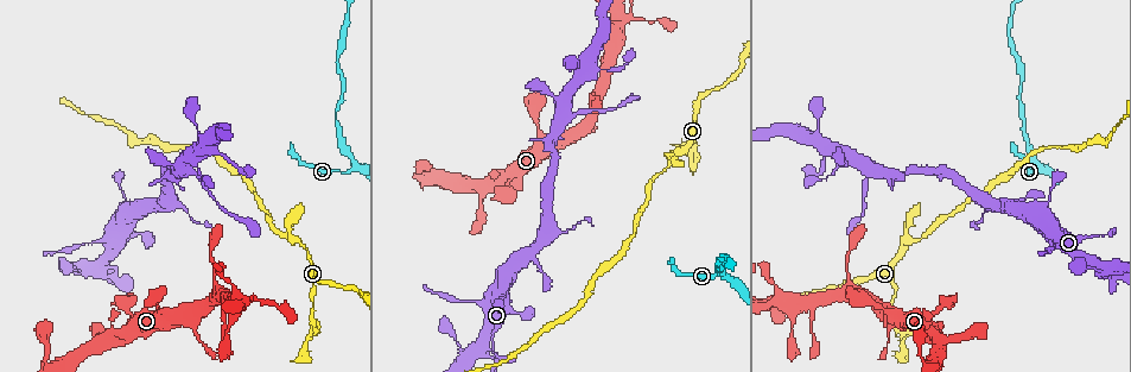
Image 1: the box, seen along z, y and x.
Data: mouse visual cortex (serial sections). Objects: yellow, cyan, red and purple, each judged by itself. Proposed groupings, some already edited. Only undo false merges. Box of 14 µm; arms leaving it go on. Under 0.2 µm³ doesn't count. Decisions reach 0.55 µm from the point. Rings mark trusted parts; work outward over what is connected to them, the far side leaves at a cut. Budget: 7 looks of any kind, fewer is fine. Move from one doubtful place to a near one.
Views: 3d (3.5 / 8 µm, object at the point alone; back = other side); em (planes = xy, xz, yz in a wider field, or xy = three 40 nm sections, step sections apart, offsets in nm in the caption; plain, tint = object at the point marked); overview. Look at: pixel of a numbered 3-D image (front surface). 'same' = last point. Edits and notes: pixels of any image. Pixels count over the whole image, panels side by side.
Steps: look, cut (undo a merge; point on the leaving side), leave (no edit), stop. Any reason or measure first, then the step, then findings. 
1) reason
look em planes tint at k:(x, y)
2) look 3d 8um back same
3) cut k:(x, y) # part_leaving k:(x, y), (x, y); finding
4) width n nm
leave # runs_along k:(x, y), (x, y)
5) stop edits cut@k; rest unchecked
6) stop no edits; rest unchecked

sharp bend
look 3d 3.5um back at 1:(311, 319)

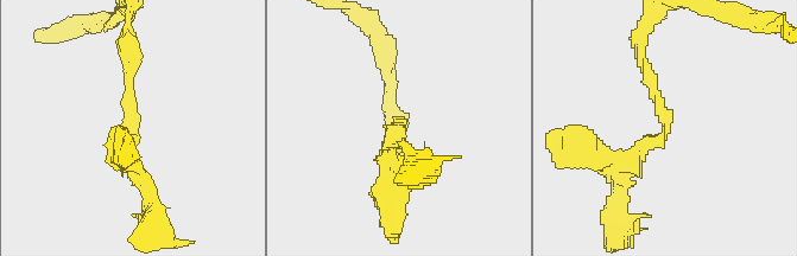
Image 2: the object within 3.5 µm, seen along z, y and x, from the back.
look em xy step 3 tint at 2:(400, 124)

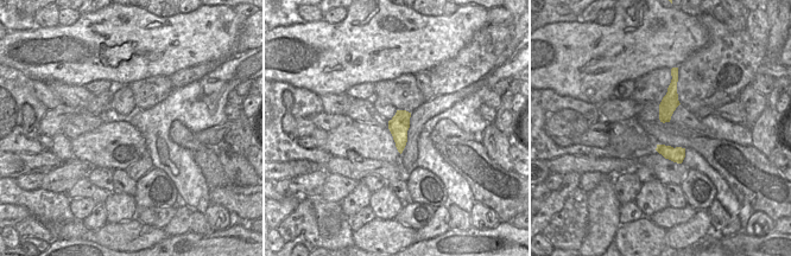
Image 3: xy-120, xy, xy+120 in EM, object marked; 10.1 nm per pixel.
another direction
look em xy step 1 tint same

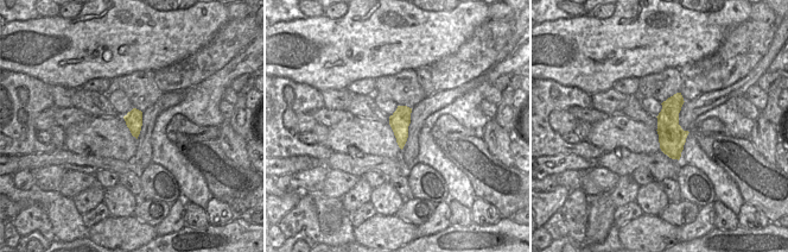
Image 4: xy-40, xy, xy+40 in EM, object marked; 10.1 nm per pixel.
width 200 nm
leave # runs_along 2:(640, 55), (665, 127), (617, 178); continuous, no second cell

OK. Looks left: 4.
thin neck
look 3d 3.5um at 1:(281, 235)

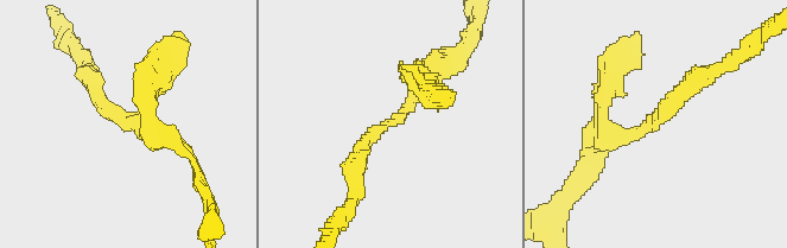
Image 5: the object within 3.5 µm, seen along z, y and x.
arm_widths 250, 250 nm
look em xy step 2 tint at 5:(384, 127)

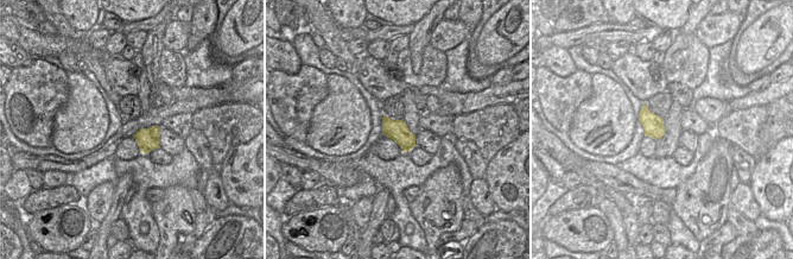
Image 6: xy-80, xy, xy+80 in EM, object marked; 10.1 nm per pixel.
leave # runs_along 5:(429, 71), (404, 114), (360, 147), (356, 178); one cell here

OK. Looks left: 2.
look 3d 3.5um at 1:(1099, 265)

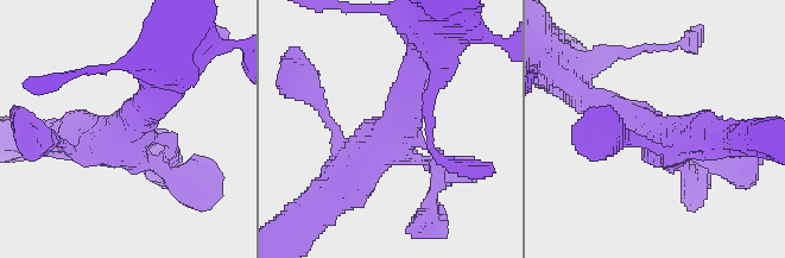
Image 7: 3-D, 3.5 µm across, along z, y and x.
look em xy step 2 tint at 7:(131, 128)

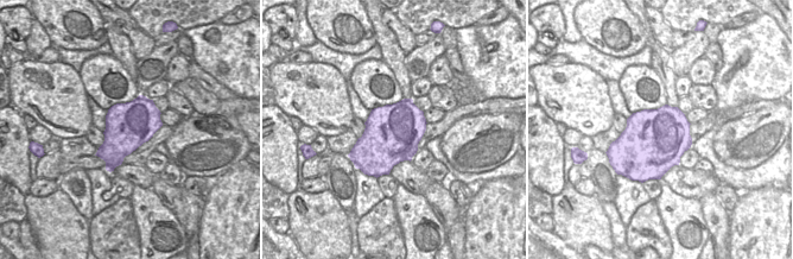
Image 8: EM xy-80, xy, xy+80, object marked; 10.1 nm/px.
width 550 nm
leave # runs_along 7:(422, 65), (399, 124), (348, 178); one cell here

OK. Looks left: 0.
stop no edits; rest unchecked

